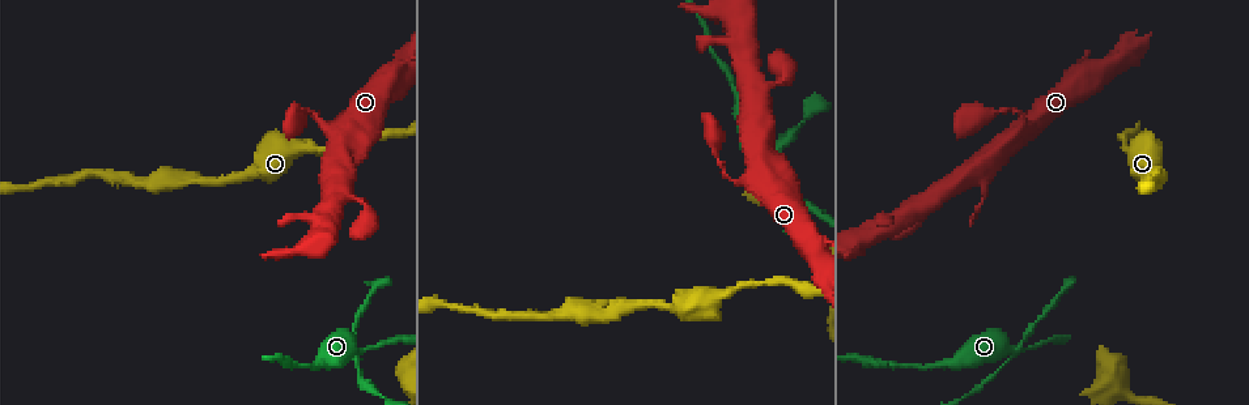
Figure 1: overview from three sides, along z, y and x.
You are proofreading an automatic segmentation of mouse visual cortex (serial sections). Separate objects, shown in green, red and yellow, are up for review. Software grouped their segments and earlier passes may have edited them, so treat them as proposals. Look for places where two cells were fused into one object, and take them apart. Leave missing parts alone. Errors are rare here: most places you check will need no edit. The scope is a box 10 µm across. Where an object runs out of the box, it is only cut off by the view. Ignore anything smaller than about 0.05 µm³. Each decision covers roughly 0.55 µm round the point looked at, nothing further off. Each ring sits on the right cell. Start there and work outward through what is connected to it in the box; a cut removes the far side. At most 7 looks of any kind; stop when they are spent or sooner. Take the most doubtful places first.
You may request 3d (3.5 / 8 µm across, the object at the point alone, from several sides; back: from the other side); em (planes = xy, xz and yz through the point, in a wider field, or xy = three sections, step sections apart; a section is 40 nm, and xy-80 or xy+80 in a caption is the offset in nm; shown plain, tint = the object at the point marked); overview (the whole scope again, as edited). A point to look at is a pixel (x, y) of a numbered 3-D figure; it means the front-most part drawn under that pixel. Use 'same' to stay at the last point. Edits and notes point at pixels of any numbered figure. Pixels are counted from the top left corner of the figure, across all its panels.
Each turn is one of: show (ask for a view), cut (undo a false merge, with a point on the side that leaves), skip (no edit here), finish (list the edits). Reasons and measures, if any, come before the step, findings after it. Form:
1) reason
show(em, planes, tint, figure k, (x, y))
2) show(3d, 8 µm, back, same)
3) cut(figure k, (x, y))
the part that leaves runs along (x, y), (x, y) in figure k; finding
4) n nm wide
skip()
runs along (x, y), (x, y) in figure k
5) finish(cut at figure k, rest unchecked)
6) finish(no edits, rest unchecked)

three-way junction
show(3d, 3.5 µm, figure 1, (1024, 338))

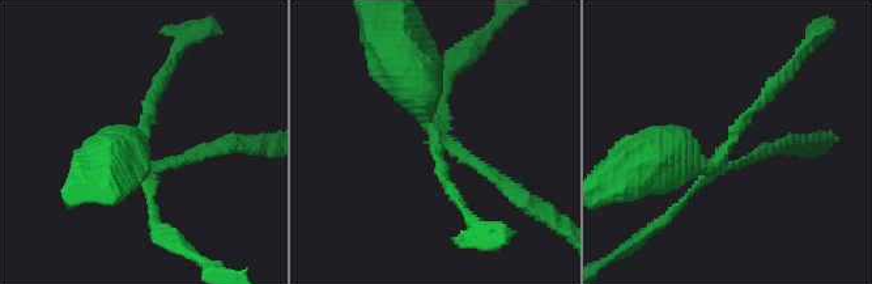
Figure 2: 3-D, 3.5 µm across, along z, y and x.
need the tissue
show(em, planes, tint, figure 2, (434, 137))

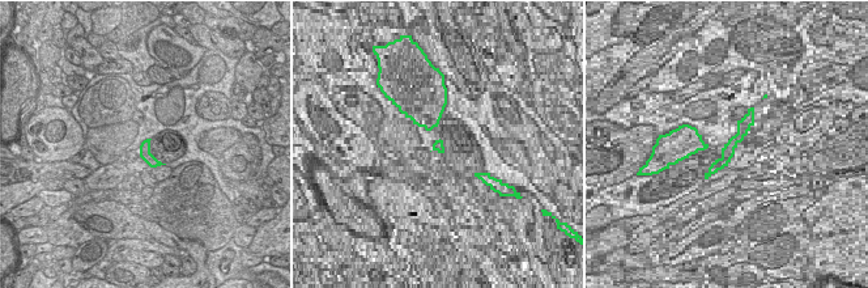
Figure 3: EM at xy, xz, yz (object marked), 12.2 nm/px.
cut(figure 2, (747, 119))
the part that leaves runs along (706, 176), (666, 220), (620, 251) in figure 2; a second cell is stuck on

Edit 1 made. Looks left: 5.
show(overview)

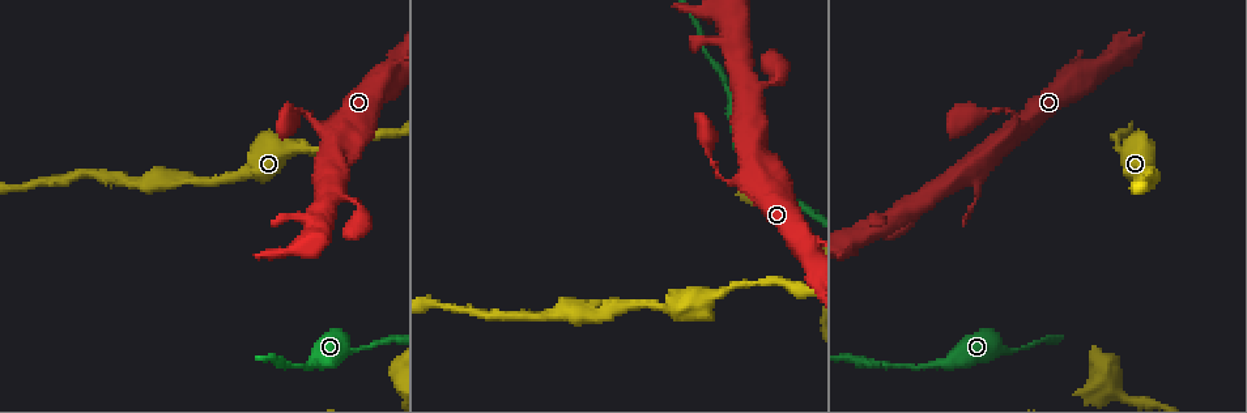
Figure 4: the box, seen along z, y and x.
show(3d, 3.5 µm, back, figure 4, (308, 146))

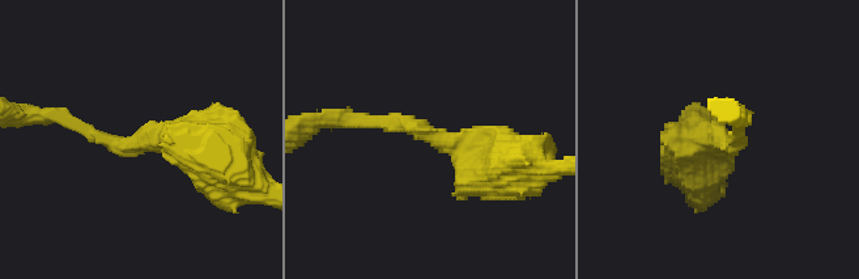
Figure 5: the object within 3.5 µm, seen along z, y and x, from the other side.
now the EM
show(em, planes, tint, figure 5, (722, 143))

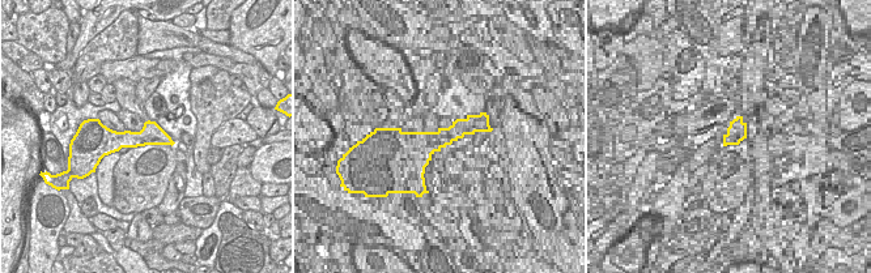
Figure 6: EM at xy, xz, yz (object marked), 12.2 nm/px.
280 nm wide
skip()
runs along (105, 133), (111, 139), (168, 141) in figure 6; one cell here

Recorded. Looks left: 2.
thick turns thin
show(3d, 3.5 µm, figure 4, (938, 362))

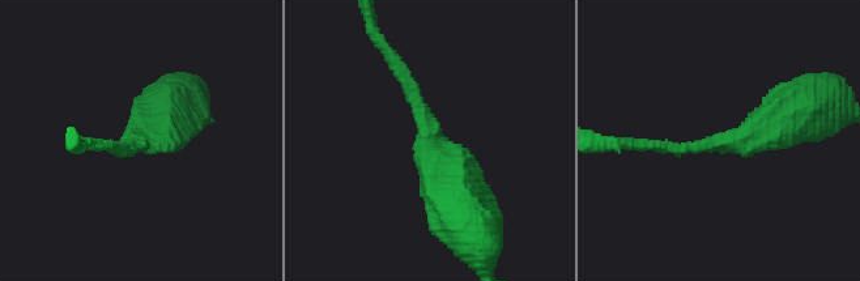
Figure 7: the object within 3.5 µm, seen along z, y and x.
arms of 200, 500 nm; shape alone is not enough
show(em, xy, step 2, tint, figure 7, (431, 139))

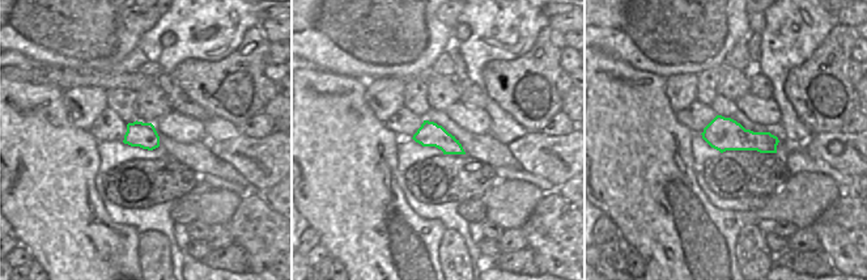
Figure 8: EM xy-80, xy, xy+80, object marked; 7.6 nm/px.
skip()
runs along (456, 209), (392, 62) in figure 7; continuous, no second cell

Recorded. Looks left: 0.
finish(cut at figure 2, rest unchecked)

